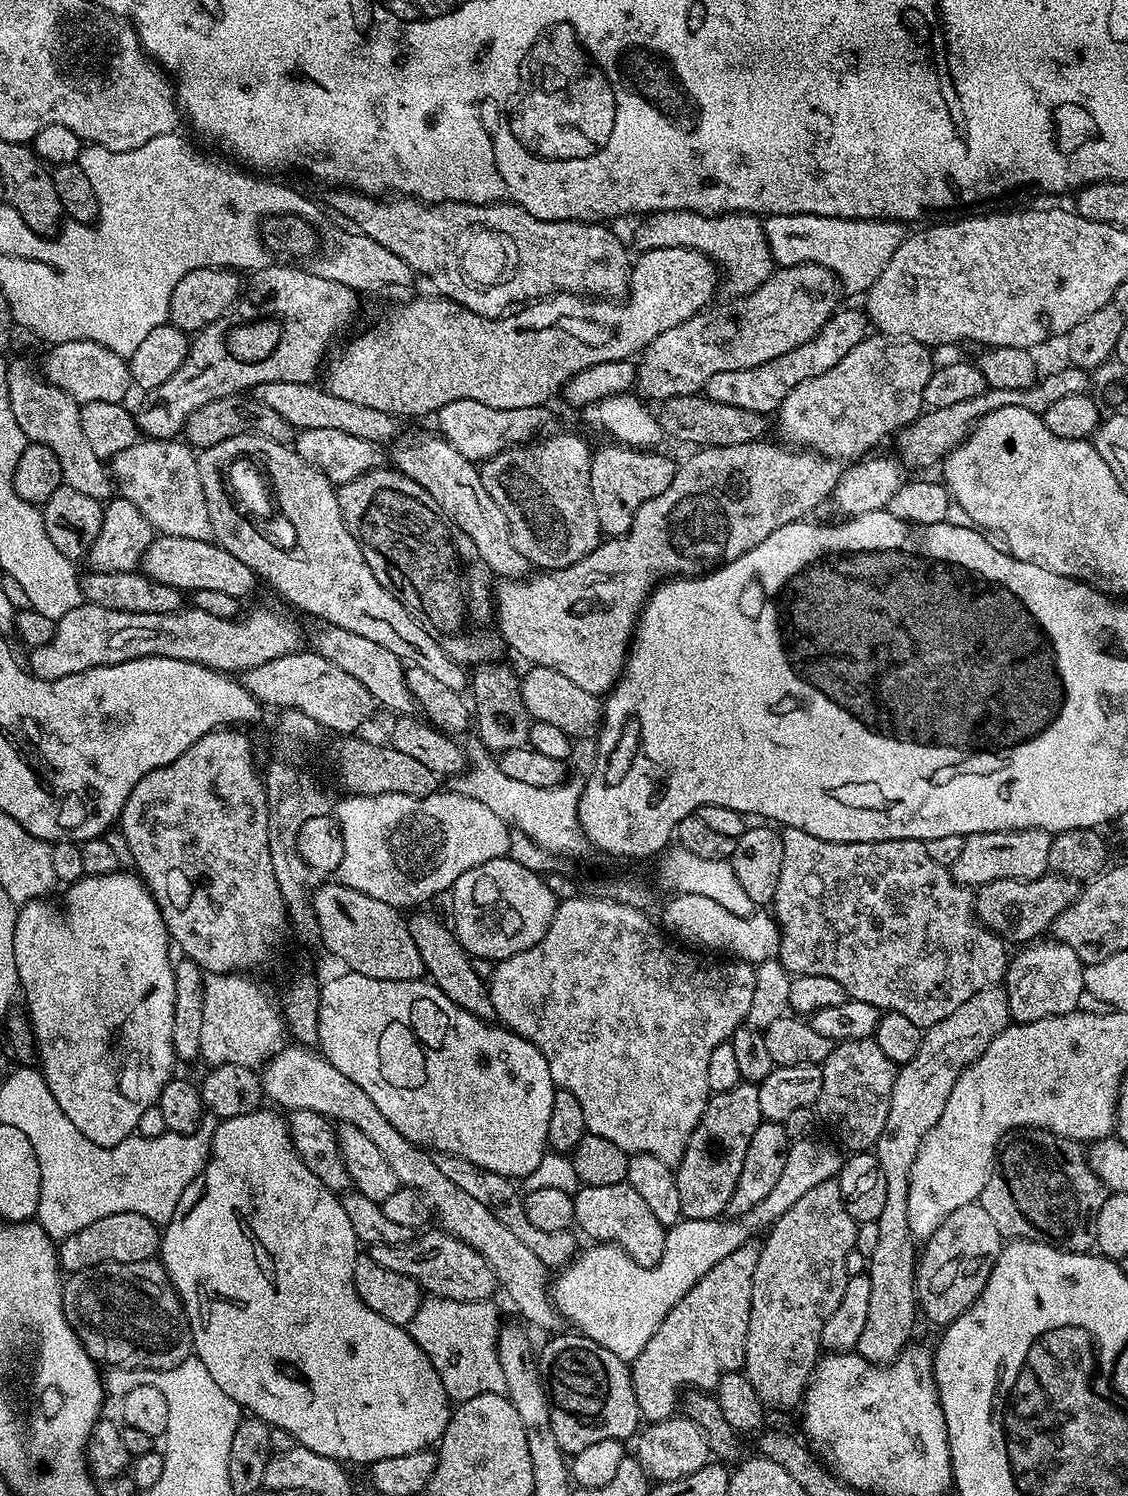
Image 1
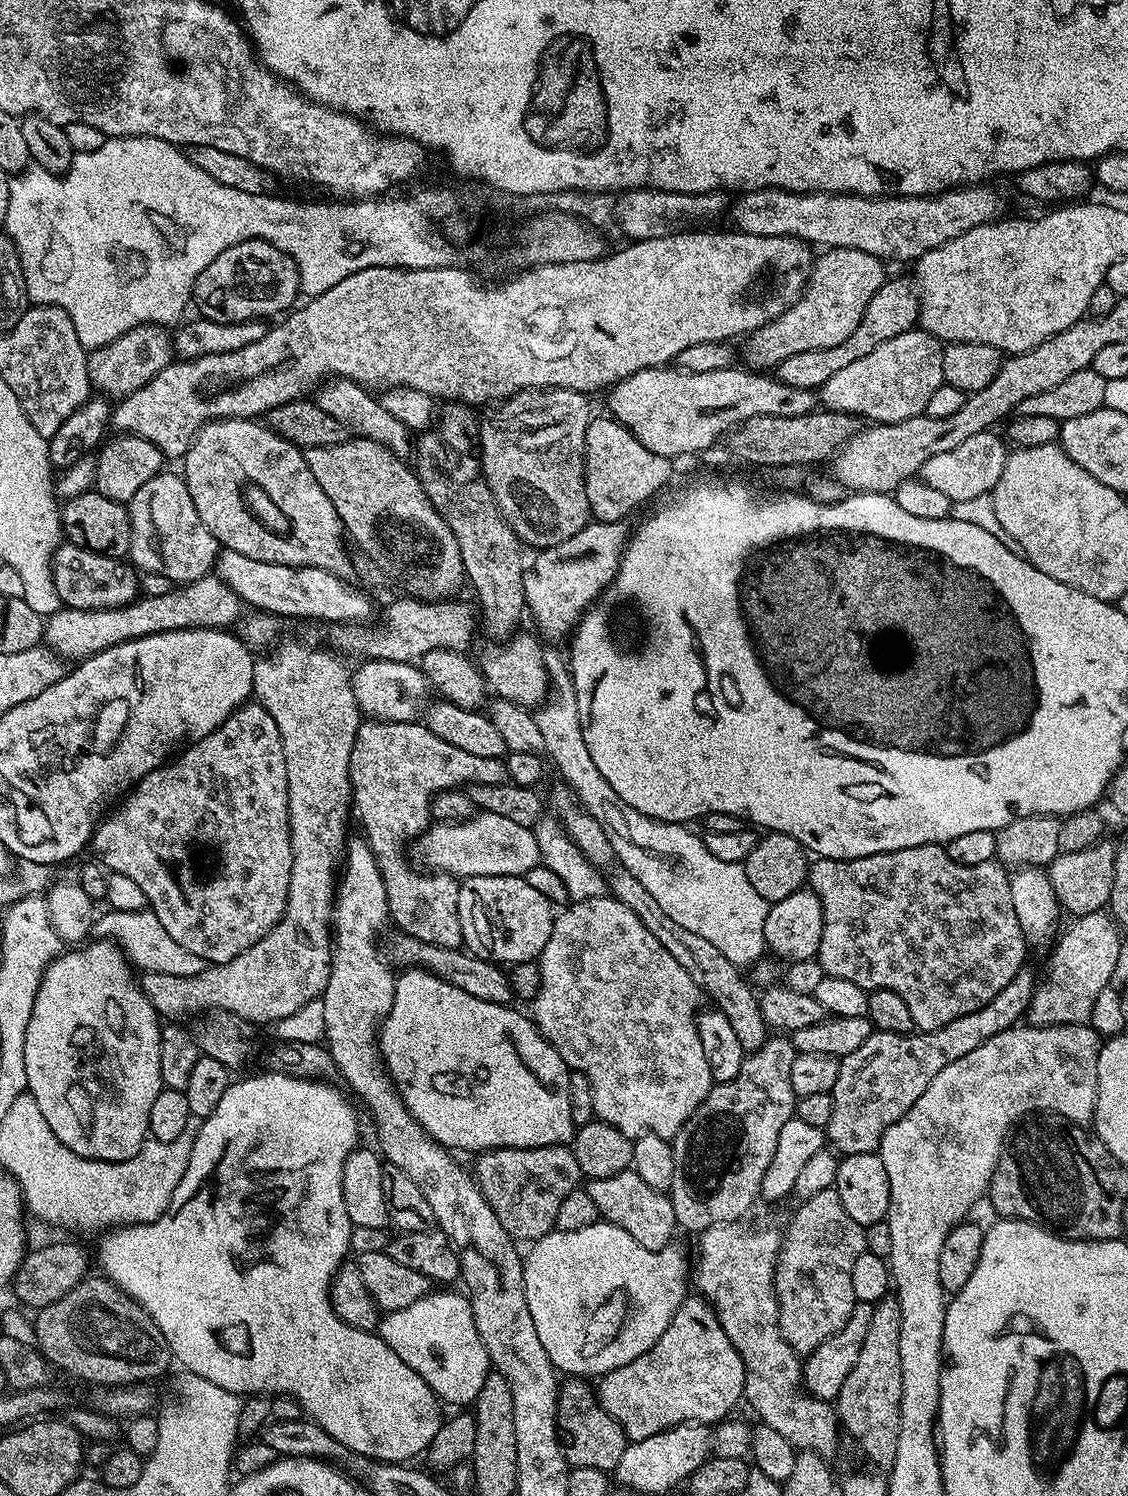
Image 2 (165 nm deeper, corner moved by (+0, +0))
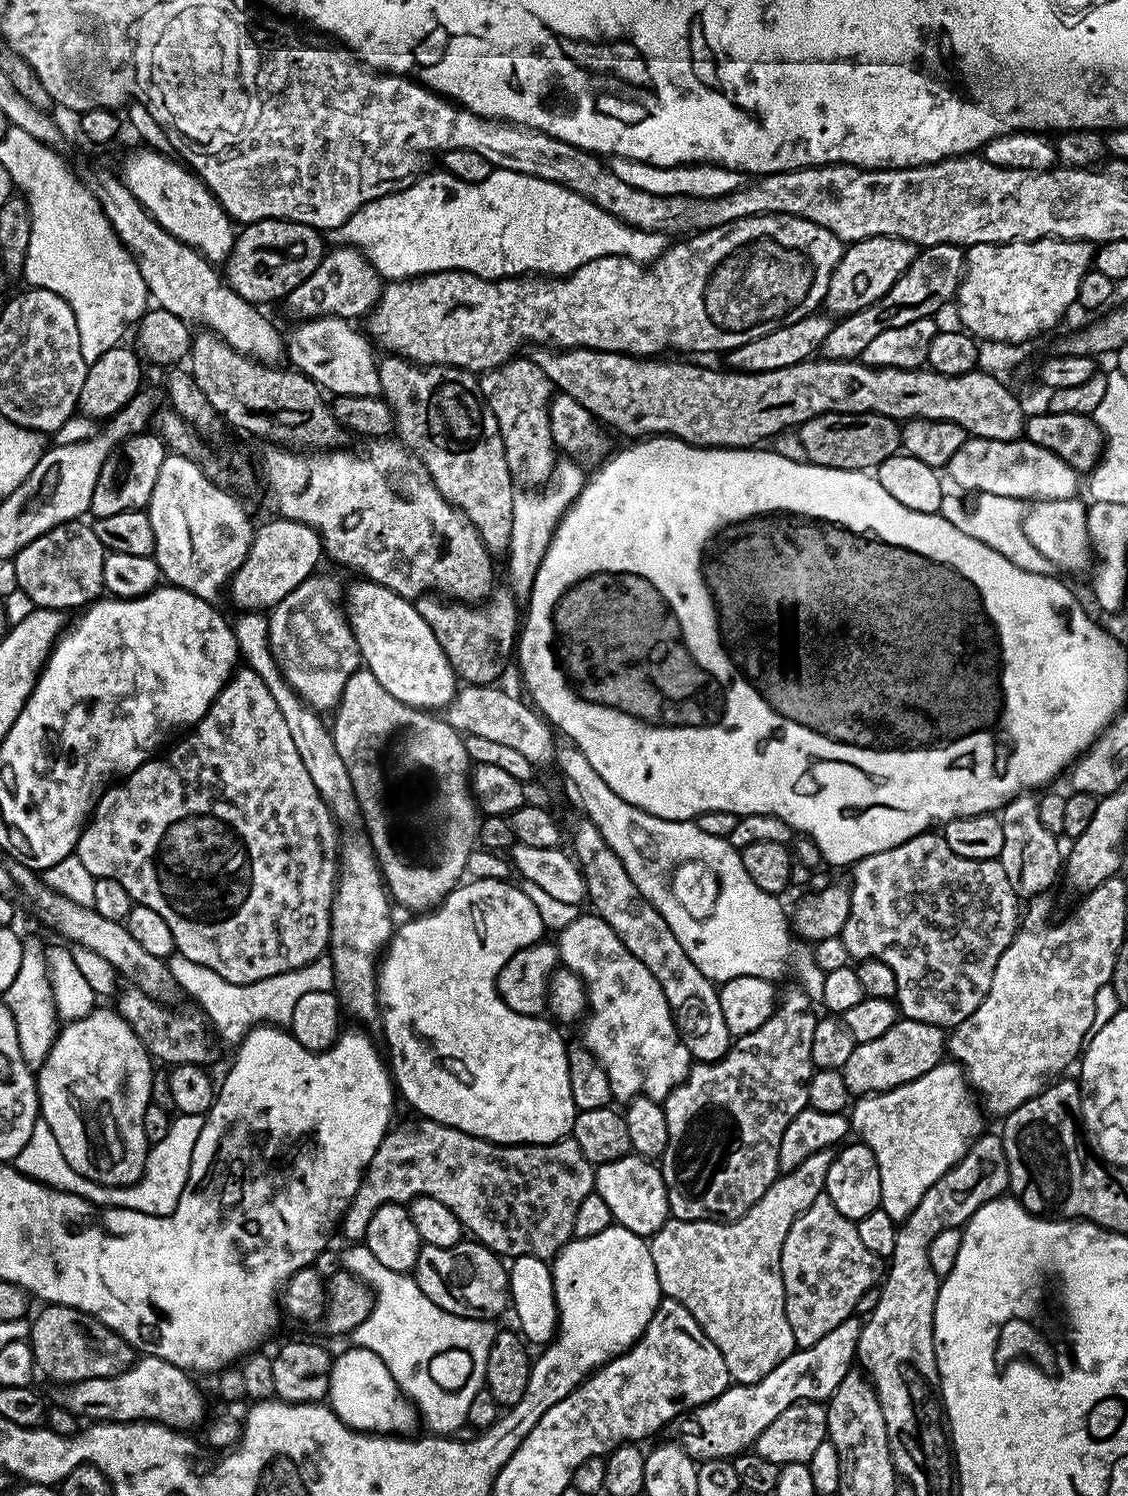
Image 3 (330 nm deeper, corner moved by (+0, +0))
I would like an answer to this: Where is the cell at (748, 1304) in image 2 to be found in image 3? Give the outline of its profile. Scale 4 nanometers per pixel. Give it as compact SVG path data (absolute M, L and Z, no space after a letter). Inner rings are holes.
M833 1149L818 1150L818 1154L810 1154L794 1170L780 1172L776 1181L742 1214L737 1220L721 1222L718 1220L678 1220L670 1218L650 1237L648 1249L654 1258L654 1270L658 1274L660 1291L669 1300L677 1300L702 1326L706 1338L718 1346L722 1358L726 1362L729 1377L738 1384L756 1384L782 1358L796 1351L794 1333L790 1331L790 1322L786 1322L786 1302L784 1301L784 1283L780 1259L782 1258L782 1242L786 1242L786 1234L790 1234L790 1226L814 1202L814 1198L825 1195L826 1174L830 1174L830 1166L834 1162L836 1152Z

